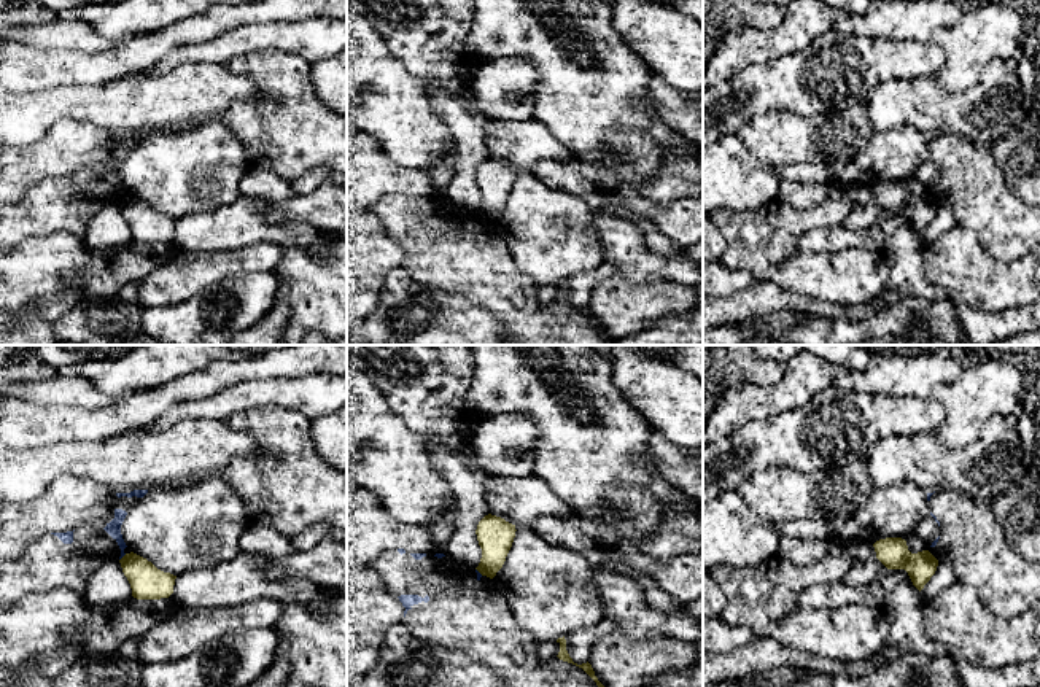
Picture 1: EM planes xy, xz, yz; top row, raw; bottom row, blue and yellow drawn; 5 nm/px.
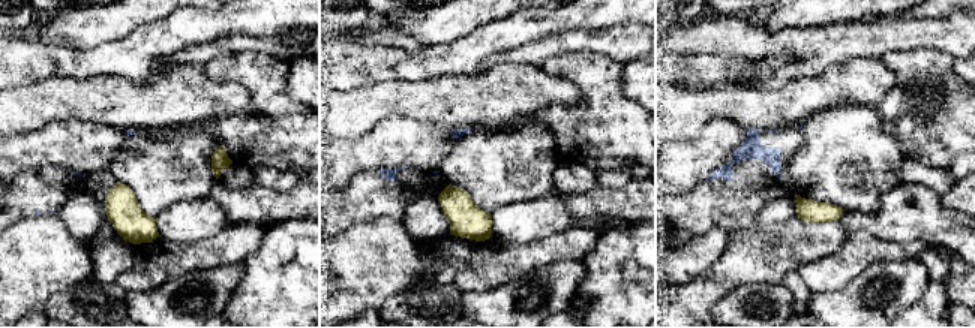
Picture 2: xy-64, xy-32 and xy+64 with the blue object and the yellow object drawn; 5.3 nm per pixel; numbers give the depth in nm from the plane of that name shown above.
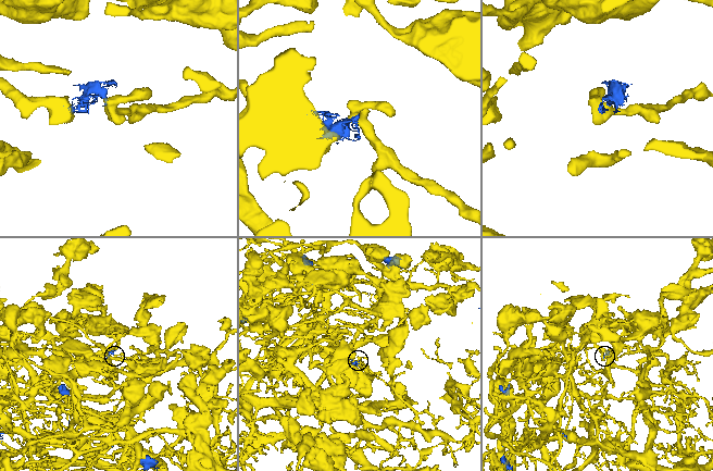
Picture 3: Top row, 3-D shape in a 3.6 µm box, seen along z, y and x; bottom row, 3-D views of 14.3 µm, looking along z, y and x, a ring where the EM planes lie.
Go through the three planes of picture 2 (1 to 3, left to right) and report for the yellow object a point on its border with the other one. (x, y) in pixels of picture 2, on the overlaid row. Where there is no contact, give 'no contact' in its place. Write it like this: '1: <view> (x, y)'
1: no contact
2: no contact
3: no contact

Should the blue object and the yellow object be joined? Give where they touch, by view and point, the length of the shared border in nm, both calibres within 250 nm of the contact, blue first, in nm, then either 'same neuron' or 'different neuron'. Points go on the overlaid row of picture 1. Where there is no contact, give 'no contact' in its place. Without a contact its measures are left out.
meets blue in xy at (123, 555); contact 50 nm long; 80 nm thick on the blue side, 170 nm on the other; different neuron

